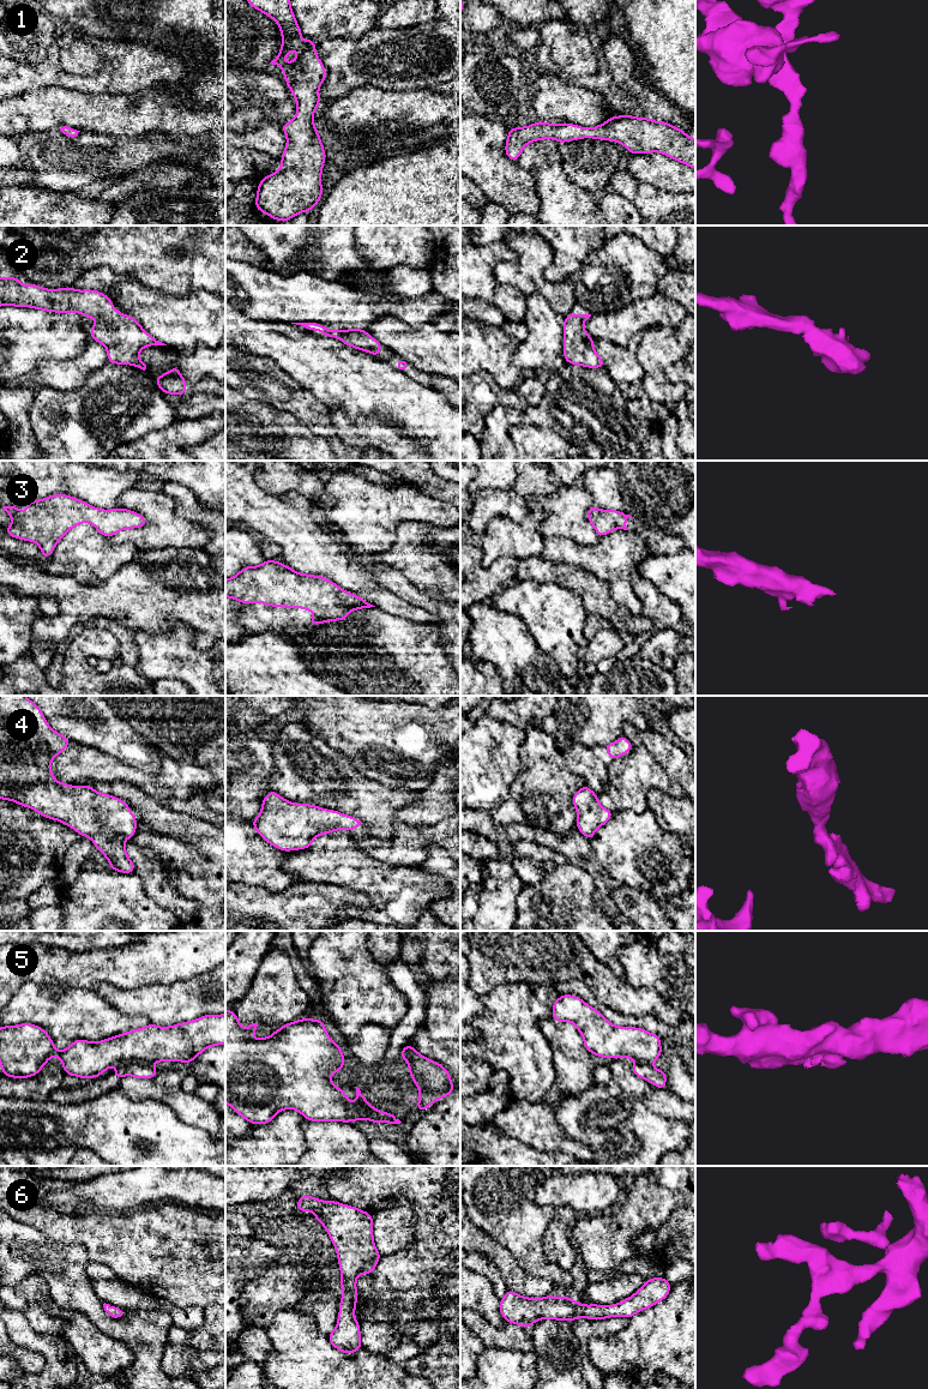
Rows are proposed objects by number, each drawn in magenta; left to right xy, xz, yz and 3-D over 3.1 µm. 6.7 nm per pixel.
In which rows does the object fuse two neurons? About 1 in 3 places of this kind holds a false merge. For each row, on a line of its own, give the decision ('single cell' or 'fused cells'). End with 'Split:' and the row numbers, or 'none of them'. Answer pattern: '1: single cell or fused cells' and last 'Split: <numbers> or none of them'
1: single cell
2: single cell
3: single cell
4: single cell
5: fused cells
6: single cell
Split: 5

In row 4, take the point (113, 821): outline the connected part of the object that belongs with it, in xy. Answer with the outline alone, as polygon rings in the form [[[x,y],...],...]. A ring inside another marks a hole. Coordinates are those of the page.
[[[0,696],[0,799],[11,800],[20,806],[35,810],[40,816],[66,824],[80,836],[92,840],[95,848],[109,861],[109,867],[121,873],[134,873],[134,862],[126,853],[123,841],[133,837],[137,817],[121,799],[96,792],[92,786],[70,786],[54,778],[52,760],[68,747],[71,739],[55,732],[48,724],[42,710],[26,696]]]

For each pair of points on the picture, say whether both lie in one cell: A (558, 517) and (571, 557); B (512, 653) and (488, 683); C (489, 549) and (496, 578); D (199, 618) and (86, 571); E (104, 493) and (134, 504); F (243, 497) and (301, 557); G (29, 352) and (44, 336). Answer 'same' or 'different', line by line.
A: different
B: different
C: different
D: different
E: different
F: same
G: same

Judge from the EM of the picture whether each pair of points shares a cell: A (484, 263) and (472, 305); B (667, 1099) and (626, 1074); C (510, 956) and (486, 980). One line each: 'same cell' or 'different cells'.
A: different cells
B: same cell
C: same cell

